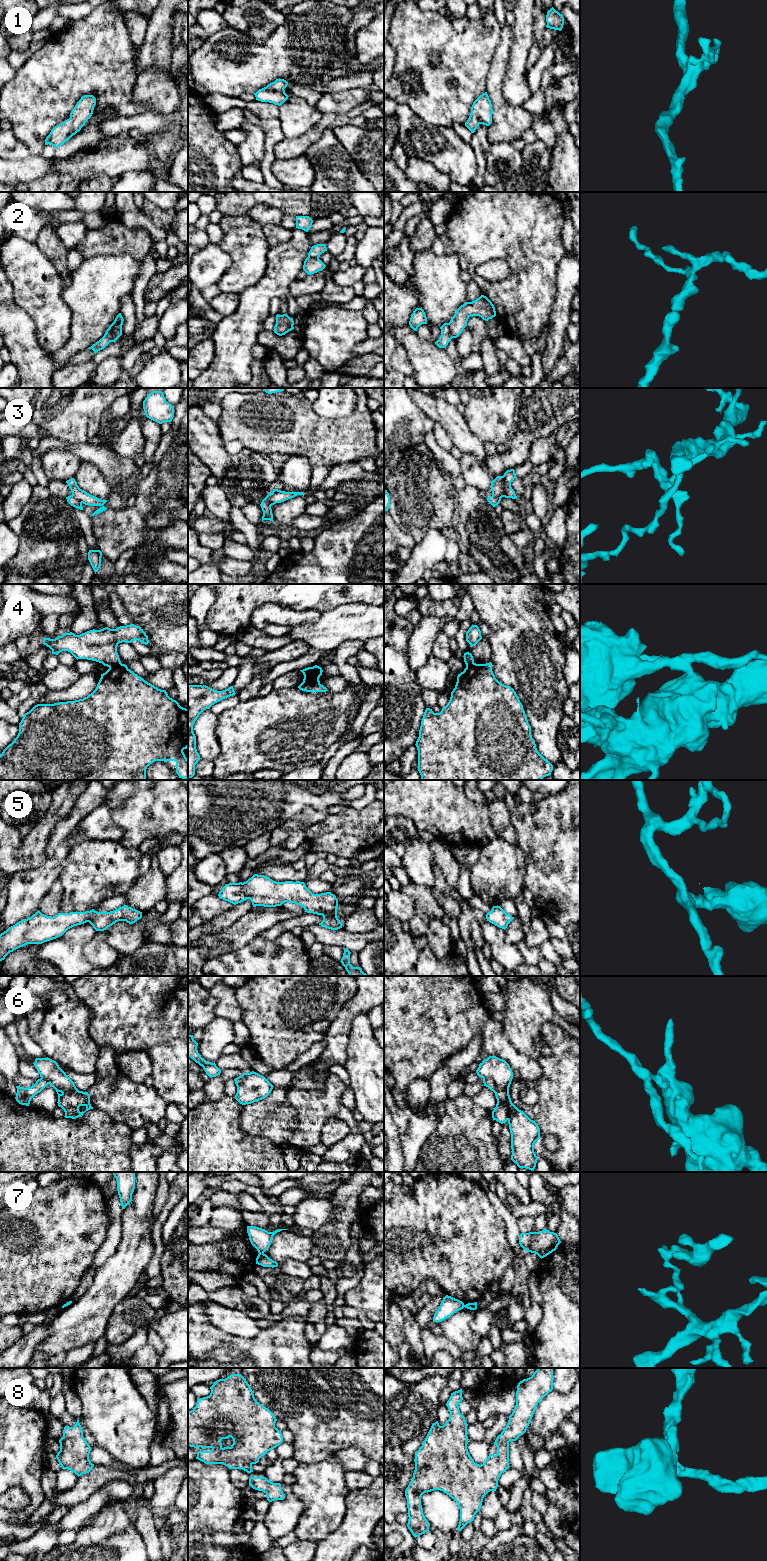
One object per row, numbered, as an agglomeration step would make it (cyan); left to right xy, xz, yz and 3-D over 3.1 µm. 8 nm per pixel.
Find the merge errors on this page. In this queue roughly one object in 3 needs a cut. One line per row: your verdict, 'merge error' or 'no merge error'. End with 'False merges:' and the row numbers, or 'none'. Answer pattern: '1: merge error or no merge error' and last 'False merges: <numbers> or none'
1: no merge error
2: merge error
3: merge error
4: merge error
5: no merge error
6: merge error
7: merge error
8: no merge error
False merges: 2, 3, 4, 6, 7

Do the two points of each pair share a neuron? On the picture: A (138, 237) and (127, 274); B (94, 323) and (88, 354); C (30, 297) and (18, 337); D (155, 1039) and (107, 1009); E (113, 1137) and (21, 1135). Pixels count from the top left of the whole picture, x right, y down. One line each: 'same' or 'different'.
A: different
B: different
C: different
D: same
E: same

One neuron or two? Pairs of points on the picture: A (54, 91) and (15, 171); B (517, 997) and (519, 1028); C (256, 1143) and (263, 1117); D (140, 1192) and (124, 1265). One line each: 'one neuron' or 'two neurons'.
A: two neurons
B: one neuron
C: two neurons
D: two neurons

